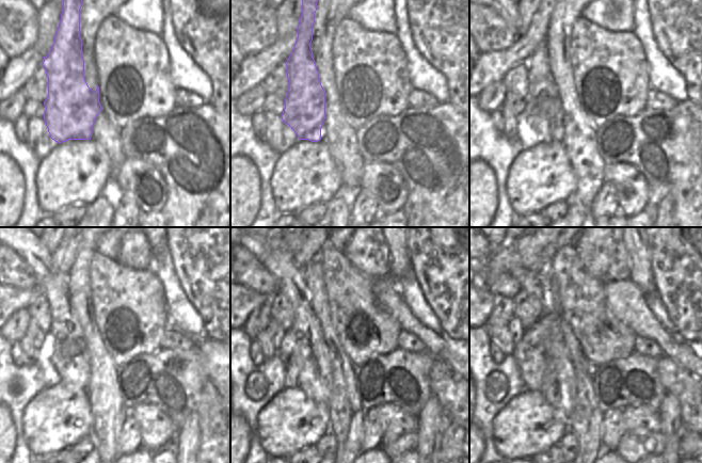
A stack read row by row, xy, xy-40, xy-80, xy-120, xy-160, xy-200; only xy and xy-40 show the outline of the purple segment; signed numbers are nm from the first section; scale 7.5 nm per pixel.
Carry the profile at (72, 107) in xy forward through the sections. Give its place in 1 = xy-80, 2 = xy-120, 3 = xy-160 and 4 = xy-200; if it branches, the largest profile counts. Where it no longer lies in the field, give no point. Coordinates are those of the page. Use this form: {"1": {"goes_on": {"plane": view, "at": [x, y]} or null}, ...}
{"1": {"goes_on": {"plane": "xy-80", "at": [539, 111]}}, "2": {"goes_on": {"plane": "xy-120", "at": [67, 371]}}, "3": {"goes_on": {"plane": "xy-160", "at": [309, 371]}}, "4": {"goes_on": {"plane": "xy-200", "at": [552, 372]}}}

